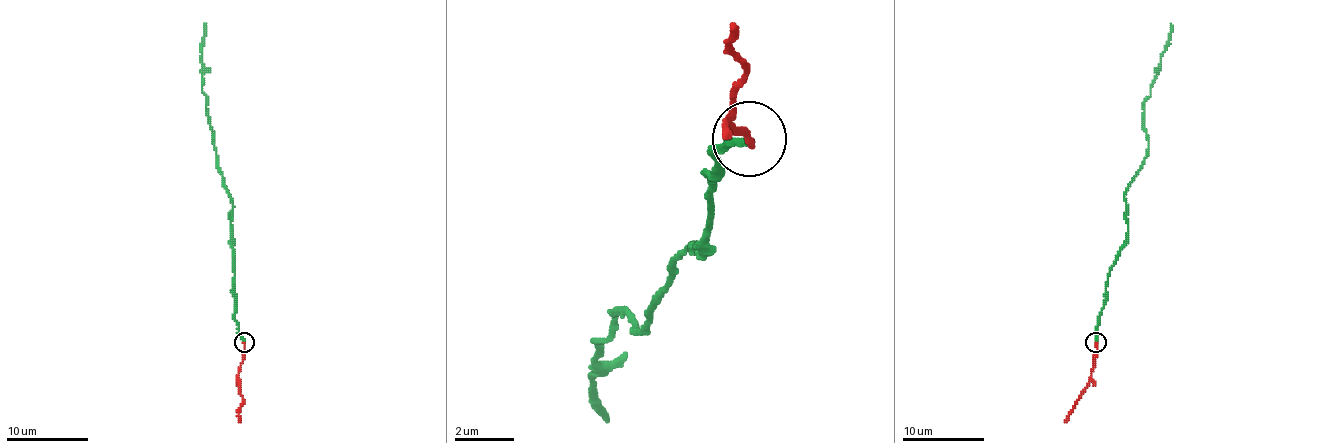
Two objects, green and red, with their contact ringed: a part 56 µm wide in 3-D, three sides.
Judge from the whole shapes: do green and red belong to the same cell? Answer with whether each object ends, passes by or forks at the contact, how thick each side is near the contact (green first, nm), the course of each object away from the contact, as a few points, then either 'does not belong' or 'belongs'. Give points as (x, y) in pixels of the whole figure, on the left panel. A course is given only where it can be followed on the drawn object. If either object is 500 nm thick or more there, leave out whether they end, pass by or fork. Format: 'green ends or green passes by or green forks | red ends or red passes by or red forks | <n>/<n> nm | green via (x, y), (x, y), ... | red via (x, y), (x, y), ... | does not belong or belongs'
green ends | red ends | 240/200 nm | green via (244, 343), (234, 312), (230, 231), (232, 200), (218, 168), (208, 100), (202, 90), (202, 43), (206, 23) | red via (244, 343), (238, 381), (242, 396), (238, 412), (240, 422) | does not belong

